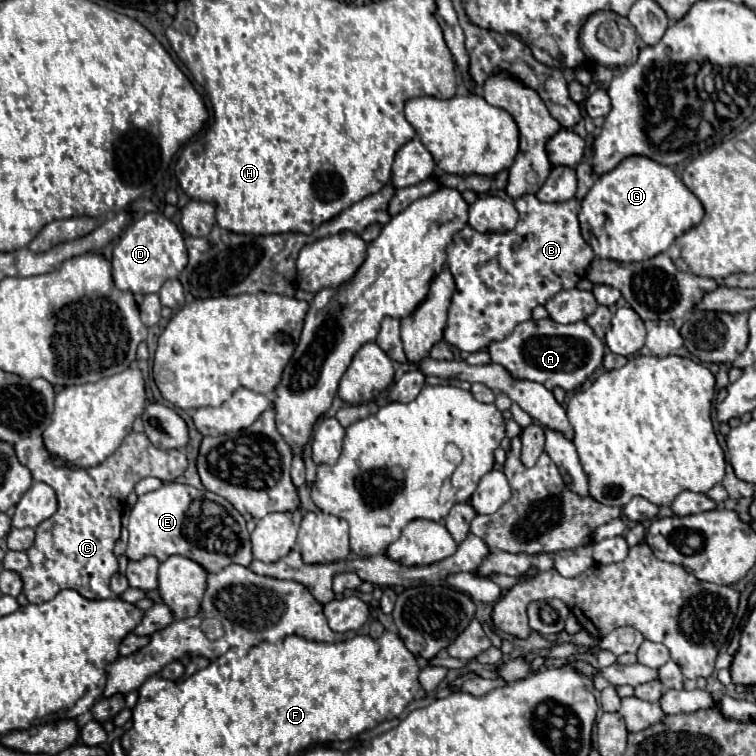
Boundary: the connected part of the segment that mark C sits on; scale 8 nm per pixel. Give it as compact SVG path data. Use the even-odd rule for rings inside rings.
M128 433L128 437L124 439L124 443L98 467L92 469L68 469L64 467L60 461L52 459L48 455L48 451L42 447L42 439L40 437L26 437L24 441L18 441L14 445L16 457L18 461L30 469L32 479L34 481L42 481L46 485L50 485L56 491L58 497L58 511L46 519L44 523L40 523L36 527L36 539L32 543L32 547L24 549L24 551L8 551L4 555L4 569L14 571L20 575L24 587L22 593L26 595L26 599L30 603L44 603L50 601L60 589L76 589L82 597L86 599L110 599L112 591L110 591L110 577L118 571L118 561L112 553L114 543L120 537L120 515L126 503L126 497L134 491L134 485L144 479L144 477L158 477L164 483L174 481L176 477L180 477L186 471L186 453L182 453L180 449L156 449L146 433Z

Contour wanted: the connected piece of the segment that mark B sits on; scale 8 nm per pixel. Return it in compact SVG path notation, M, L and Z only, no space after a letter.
M524 195L514 201L518 207L520 219L512 231L506 233L478 233L472 227L464 227L458 231L446 253L448 253L448 269L456 281L456 291L452 295L452 305L448 311L448 327L444 331L444 339L458 347L460 351L474 353L488 347L490 341L500 341L512 333L512 329L532 319L532 311L538 305L544 305L550 297L554 297L562 289L572 289L586 275L594 253L590 245L582 239L578 227L580 201L570 199L564 203L542 203L536 195Z

